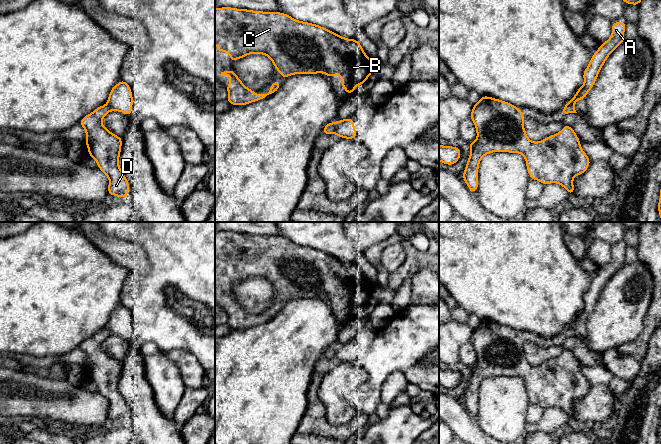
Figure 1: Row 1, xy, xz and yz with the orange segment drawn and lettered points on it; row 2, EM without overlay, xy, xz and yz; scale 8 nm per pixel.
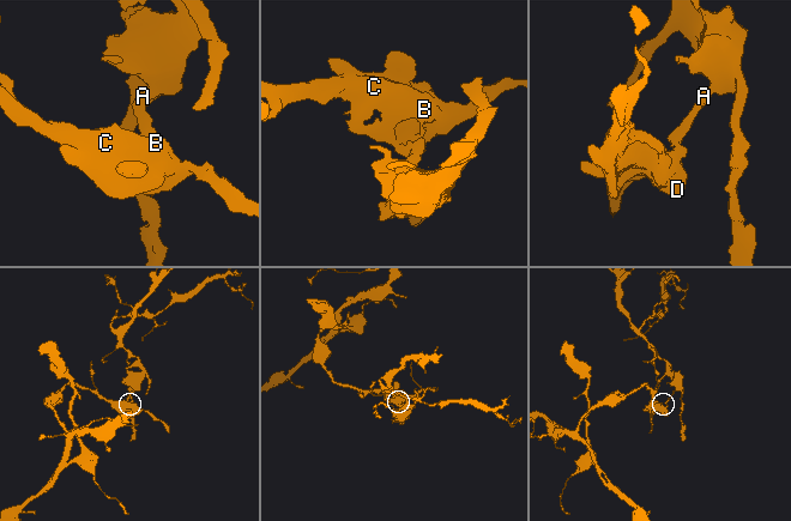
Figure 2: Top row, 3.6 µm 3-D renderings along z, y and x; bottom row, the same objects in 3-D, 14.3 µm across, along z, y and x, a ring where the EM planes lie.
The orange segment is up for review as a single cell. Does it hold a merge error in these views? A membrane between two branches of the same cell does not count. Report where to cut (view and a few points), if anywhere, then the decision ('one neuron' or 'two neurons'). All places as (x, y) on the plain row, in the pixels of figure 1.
xz (335, 347), (333, 356) | two neurons

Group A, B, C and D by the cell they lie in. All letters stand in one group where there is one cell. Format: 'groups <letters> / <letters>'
groups A / B C D

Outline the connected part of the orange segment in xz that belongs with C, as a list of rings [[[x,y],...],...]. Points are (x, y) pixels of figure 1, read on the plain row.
[[[232,231],[215,232],[215,268],[220,276],[230,278],[231,286],[241,283],[248,278],[264,278],[273,286],[276,294],[282,302],[294,298],[324,297],[330,302],[340,299],[342,312],[347,318],[354,317],[357,309],[363,309],[373,297],[372,285],[363,275],[359,265],[347,263],[316,248],[302,246],[281,236],[252,235],[248,233],[236,233]]]

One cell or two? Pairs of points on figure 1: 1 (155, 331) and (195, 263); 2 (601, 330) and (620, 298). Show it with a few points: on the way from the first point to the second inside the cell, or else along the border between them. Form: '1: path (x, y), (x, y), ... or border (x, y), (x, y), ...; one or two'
1: path (155, 311), (155, 291), (166, 279), (175, 279); one
2: path (609, 322), (620, 311), (620, 306); one

